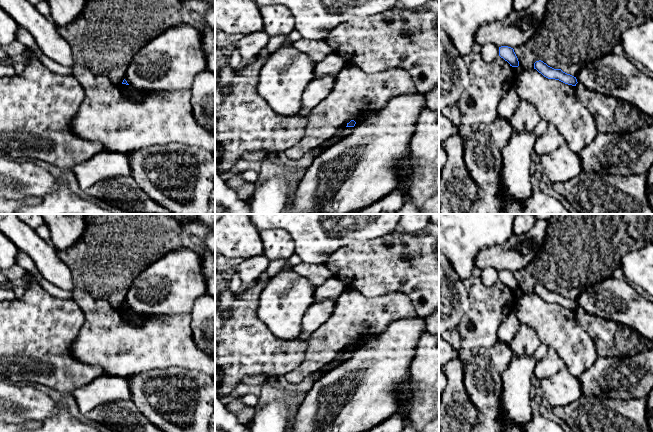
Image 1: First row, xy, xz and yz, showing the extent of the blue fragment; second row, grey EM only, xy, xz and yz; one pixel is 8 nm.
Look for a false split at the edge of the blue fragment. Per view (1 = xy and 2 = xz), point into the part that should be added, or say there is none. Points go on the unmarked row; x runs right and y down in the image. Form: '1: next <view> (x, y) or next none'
1: next none
2: next none

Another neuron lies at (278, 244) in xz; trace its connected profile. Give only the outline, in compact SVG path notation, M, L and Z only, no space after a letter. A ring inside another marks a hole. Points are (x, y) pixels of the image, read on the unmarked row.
M283 229L259 230L264 245L263 255L270 261L289 259L294 254L291 235Z

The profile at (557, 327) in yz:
M536 293L521 294L513 310L520 325L533 328L541 344L553 348L573 376L579 378L598 359L595 343L579 325L575 310L548 303Z

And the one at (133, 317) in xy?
M121 308L121 310L124 313L124 315L131 322L137 322L137 323L139 323L141 325L142 323L144 323L148 319L147 316L136 314L136 313L132 312L130 309Z

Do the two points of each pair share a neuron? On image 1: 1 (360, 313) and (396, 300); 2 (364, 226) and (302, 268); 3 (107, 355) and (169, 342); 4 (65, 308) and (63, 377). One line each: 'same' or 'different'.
1: same
2: different
3: same
4: same

